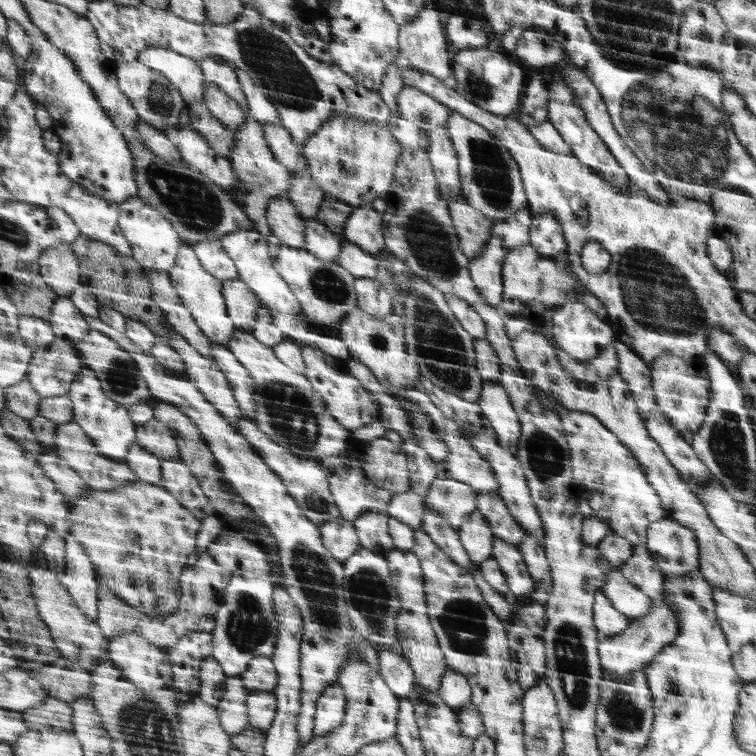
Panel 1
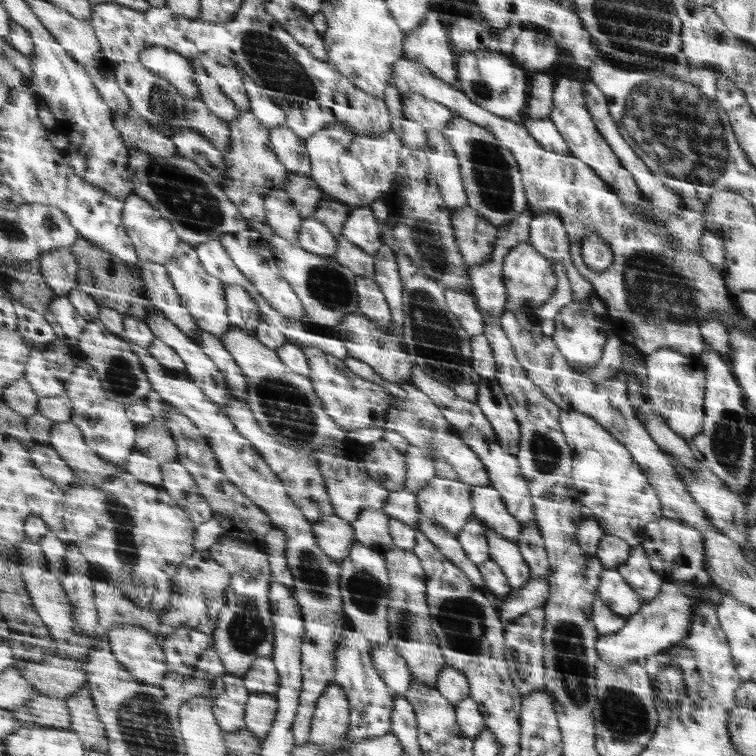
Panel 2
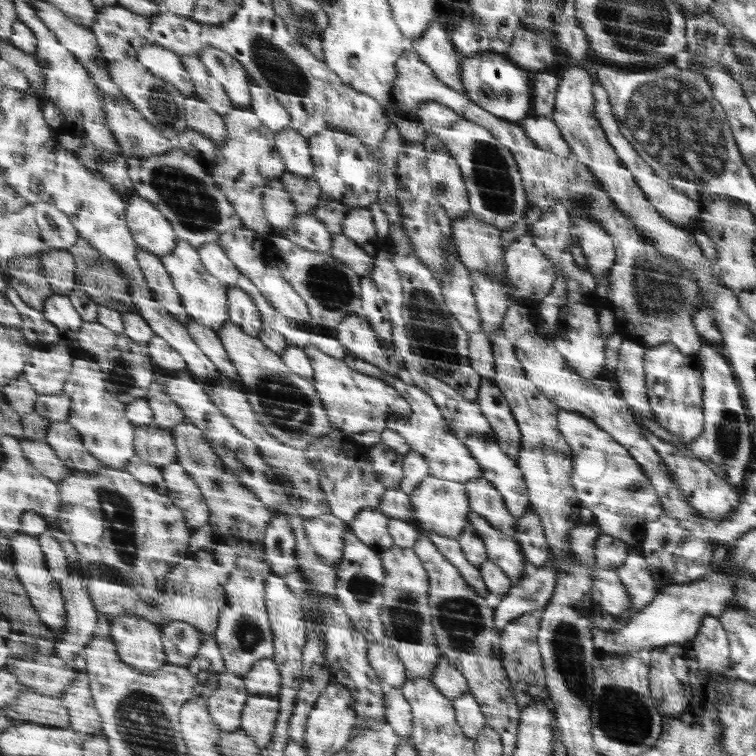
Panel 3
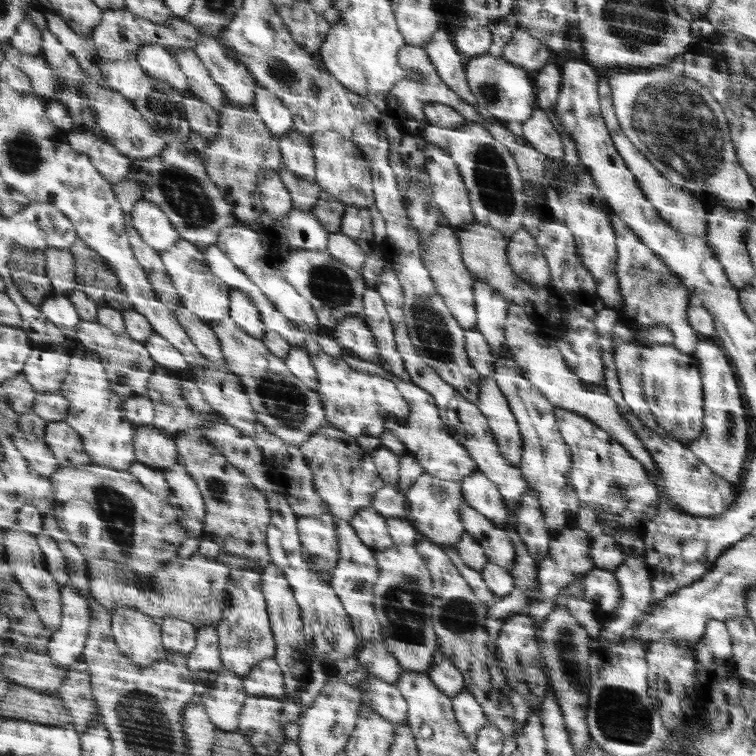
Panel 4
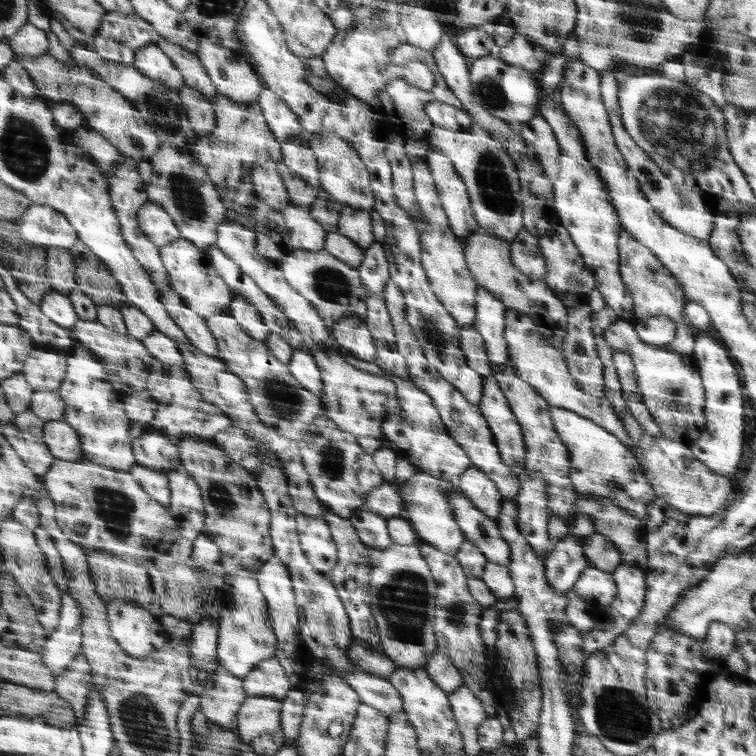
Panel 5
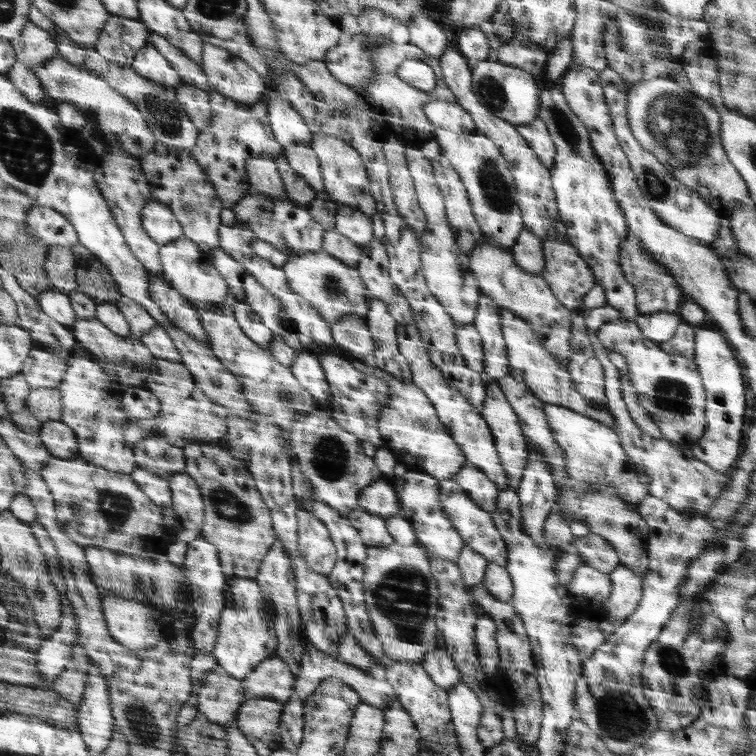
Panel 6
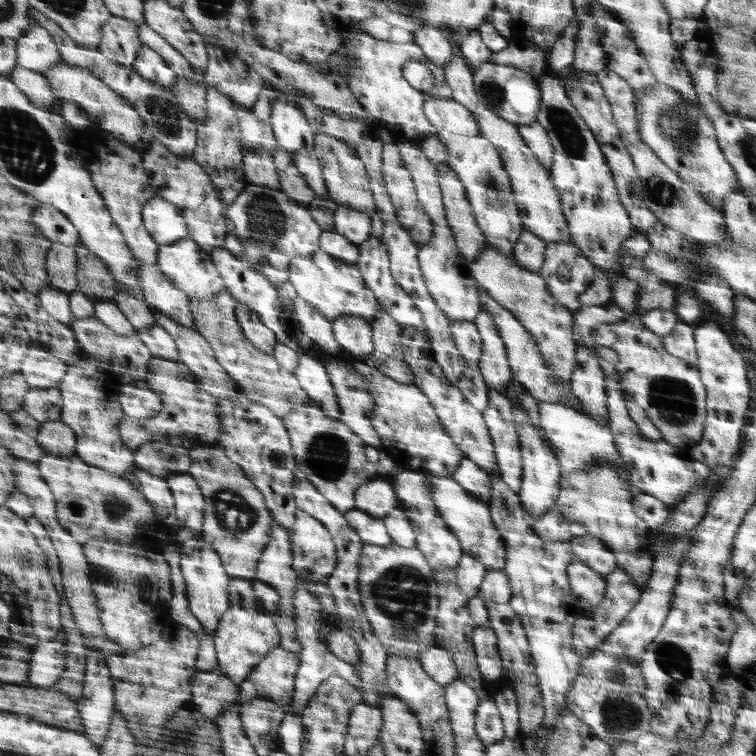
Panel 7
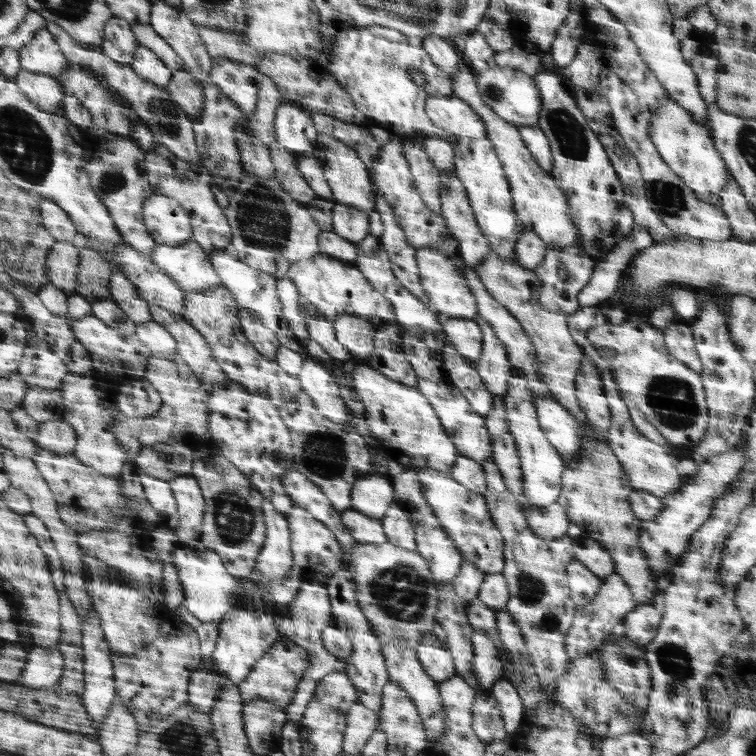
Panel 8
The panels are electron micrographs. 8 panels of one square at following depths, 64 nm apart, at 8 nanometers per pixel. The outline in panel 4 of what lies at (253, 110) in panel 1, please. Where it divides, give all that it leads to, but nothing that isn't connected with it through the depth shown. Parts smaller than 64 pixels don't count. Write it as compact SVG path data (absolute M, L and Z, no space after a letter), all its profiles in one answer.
M257 86L254 107L262 122L278 137L294 130L294 115L274 94Z

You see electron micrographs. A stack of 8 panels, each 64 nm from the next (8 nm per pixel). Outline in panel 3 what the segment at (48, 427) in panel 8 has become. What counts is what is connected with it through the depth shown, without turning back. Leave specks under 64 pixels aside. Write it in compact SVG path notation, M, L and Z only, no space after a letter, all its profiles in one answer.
M69 420L52 422L48 433L48 442L60 452L60 458L68 468L76 470L98 470L101 460L86 450L82 434Z

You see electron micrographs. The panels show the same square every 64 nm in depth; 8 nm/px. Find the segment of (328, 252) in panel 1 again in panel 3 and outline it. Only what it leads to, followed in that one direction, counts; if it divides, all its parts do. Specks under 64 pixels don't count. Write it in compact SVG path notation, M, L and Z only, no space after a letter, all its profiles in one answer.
M298 212L296 217L292 219L290 229L282 231L282 229L278 227L272 227L272 231L275 235L288 238L288 240L294 242L296 246L314 252L331 252L332 250L331 231L319 217L315 217L310 213L300 214Z

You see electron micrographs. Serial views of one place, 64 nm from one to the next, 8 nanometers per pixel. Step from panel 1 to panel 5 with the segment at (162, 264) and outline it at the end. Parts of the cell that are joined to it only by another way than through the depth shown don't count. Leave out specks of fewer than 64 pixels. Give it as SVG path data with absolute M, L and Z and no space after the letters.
M150 201L139 212L140 227L160 248L183 238L182 229L164 205Z

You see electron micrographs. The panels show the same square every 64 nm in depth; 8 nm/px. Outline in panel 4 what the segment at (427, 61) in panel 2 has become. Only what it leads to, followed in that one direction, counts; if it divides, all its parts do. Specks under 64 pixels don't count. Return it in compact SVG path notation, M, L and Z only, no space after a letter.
M441 25L433 40L422 48L427 50L444 84L454 90L462 100L472 104L474 108L479 108L477 97L471 92L471 86L468 86L467 74L464 74L464 68L467 68L464 56L454 48L452 40L442 28L444 26Z

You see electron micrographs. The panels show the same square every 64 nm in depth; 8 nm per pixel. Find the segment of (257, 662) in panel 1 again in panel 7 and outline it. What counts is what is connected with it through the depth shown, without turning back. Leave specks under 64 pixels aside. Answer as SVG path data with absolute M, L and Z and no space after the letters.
M276 647L255 666L248 679L239 683L241 704L251 699L264 699L290 706L294 702L295 681L300 667L300 654Z

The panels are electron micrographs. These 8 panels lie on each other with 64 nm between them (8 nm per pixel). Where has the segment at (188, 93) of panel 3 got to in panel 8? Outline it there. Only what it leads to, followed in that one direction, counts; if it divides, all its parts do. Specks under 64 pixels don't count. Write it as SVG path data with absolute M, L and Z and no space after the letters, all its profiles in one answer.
M143 45L136 54L133 67L145 80L150 80L164 88L168 88L175 74L174 69L166 65L166 62L156 52Z

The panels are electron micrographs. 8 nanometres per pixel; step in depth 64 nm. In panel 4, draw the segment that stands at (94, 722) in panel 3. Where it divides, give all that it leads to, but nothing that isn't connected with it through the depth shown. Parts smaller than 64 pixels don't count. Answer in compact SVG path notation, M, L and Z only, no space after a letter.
M80 658L69 667L68 677L58 692L71 709L74 716L72 726L76 726L80 734L84 734L92 727L92 723L98 721L101 712L94 698L93 678L90 674L88 661Z

